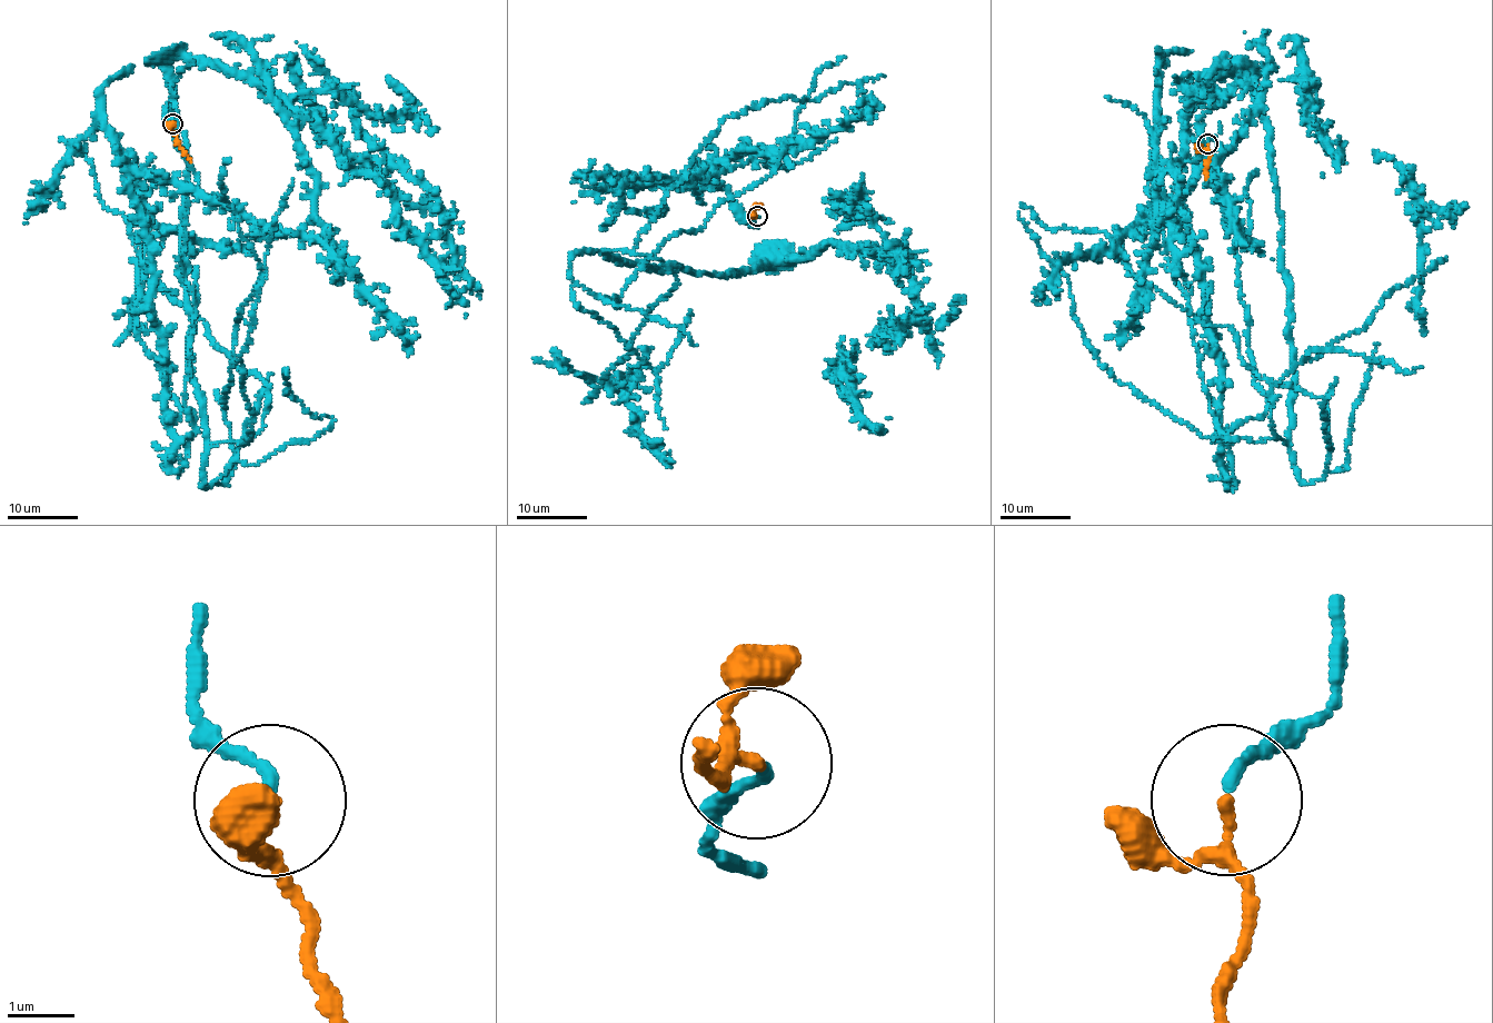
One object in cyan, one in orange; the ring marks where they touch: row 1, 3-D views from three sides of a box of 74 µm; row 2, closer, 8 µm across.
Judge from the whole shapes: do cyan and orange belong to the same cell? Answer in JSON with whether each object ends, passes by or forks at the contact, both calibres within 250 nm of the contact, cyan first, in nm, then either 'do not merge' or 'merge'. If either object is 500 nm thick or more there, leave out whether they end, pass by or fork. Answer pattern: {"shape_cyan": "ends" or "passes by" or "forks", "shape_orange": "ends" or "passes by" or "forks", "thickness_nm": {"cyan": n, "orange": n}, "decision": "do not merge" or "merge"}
{"shape_cyan": "ends", "shape_orange": "passes by", "thickness_nm": {"cyan": 160, "orange": 130}, "decision": "merge"}

